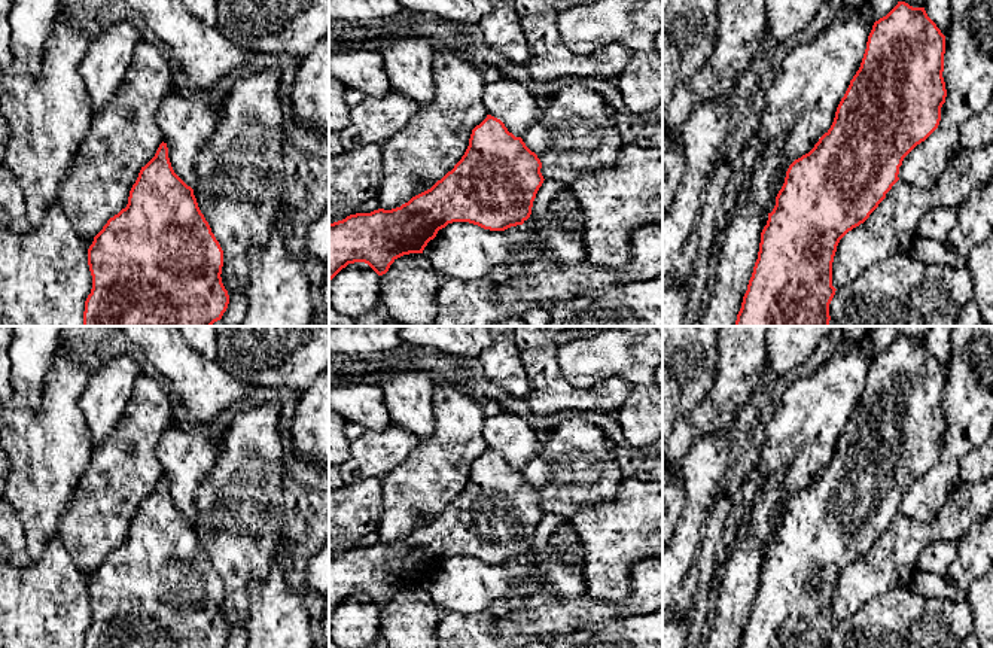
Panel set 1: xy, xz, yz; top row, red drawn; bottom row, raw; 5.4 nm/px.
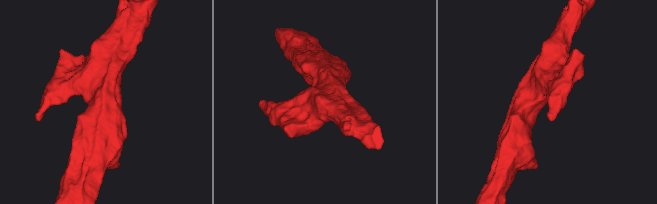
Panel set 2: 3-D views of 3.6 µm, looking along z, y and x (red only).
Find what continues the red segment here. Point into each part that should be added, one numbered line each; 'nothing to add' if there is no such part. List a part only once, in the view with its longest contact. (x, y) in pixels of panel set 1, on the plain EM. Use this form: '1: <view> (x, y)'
nothing to add

